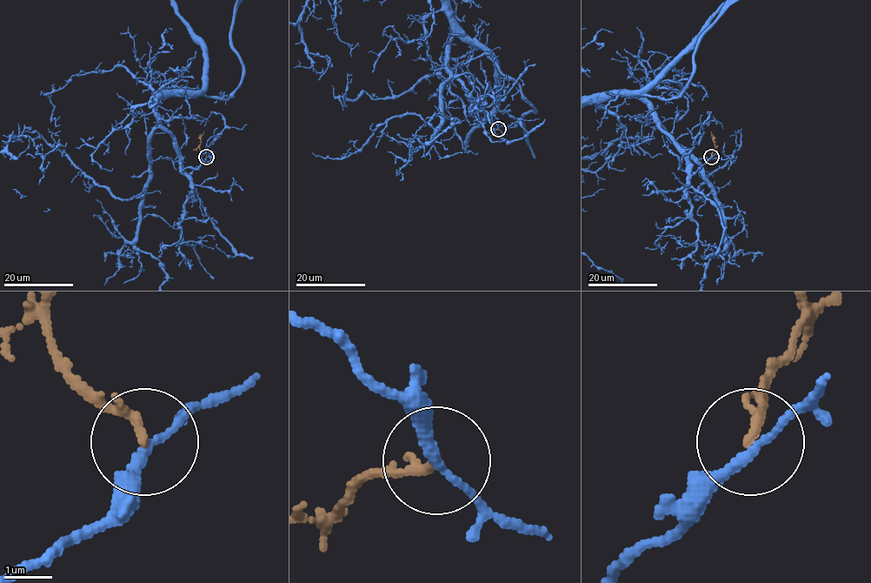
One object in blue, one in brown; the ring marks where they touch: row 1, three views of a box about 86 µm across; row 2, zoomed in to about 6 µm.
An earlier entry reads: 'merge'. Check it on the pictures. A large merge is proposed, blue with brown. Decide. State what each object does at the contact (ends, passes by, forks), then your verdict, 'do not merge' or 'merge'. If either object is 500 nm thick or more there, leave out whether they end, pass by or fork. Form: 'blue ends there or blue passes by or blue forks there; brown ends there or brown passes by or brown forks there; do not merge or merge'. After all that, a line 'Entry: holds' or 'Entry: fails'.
blue passes by; brown ends there; do not merge
Entry: fails

